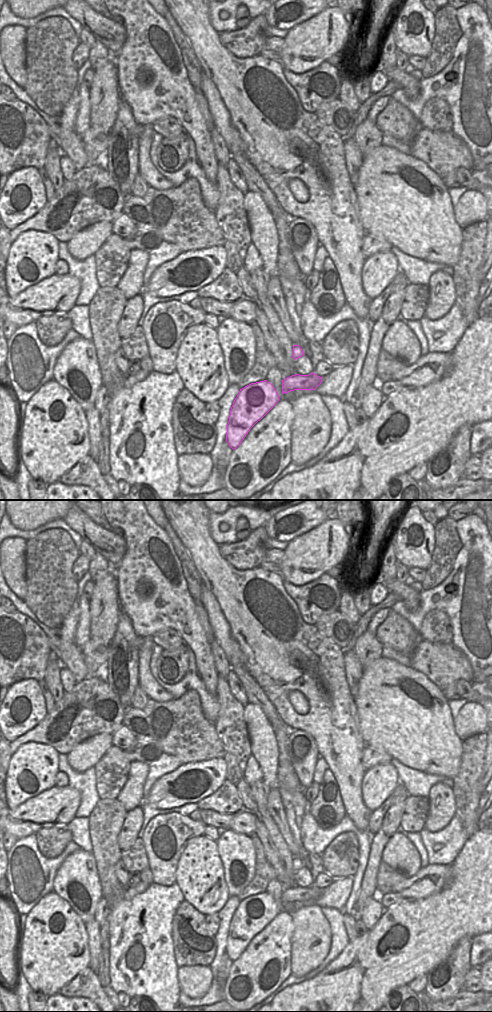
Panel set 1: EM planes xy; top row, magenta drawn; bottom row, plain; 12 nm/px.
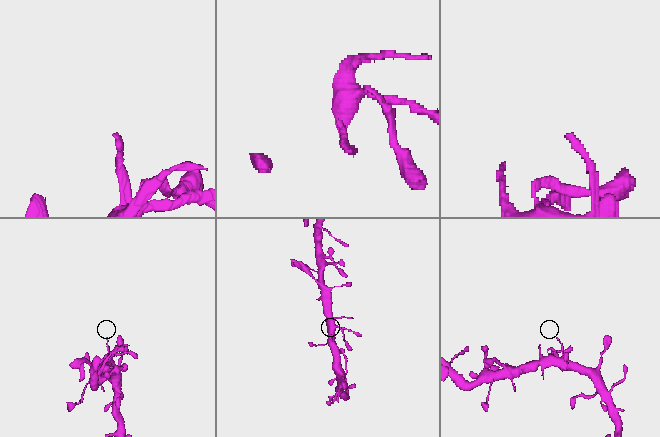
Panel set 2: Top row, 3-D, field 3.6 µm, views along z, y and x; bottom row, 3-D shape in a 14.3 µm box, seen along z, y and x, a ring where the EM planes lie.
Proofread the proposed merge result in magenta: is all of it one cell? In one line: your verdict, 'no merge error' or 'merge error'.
no merge error

